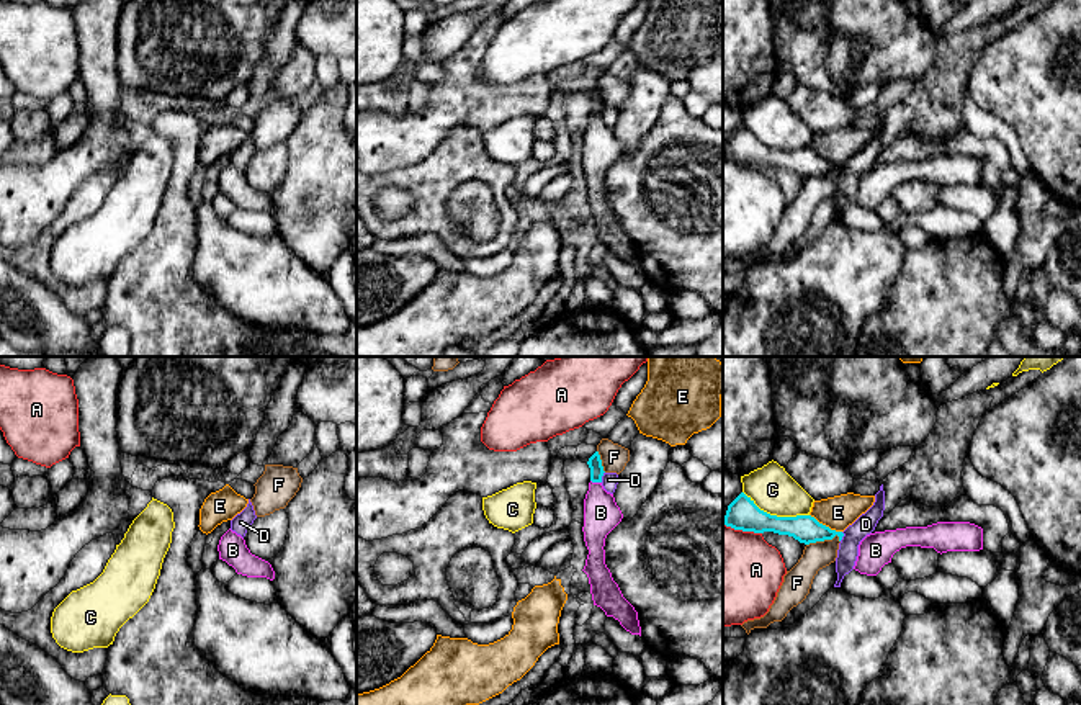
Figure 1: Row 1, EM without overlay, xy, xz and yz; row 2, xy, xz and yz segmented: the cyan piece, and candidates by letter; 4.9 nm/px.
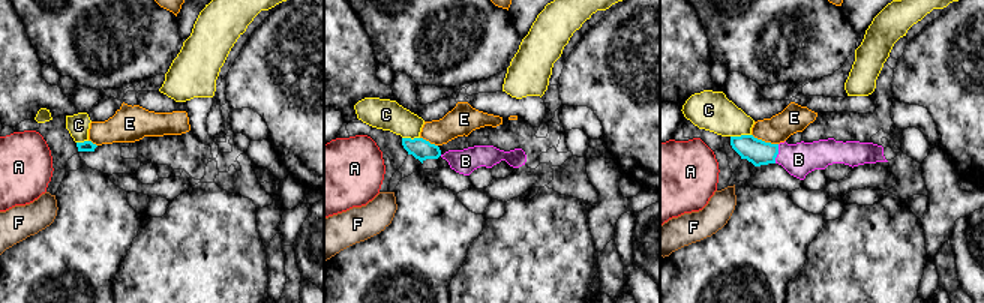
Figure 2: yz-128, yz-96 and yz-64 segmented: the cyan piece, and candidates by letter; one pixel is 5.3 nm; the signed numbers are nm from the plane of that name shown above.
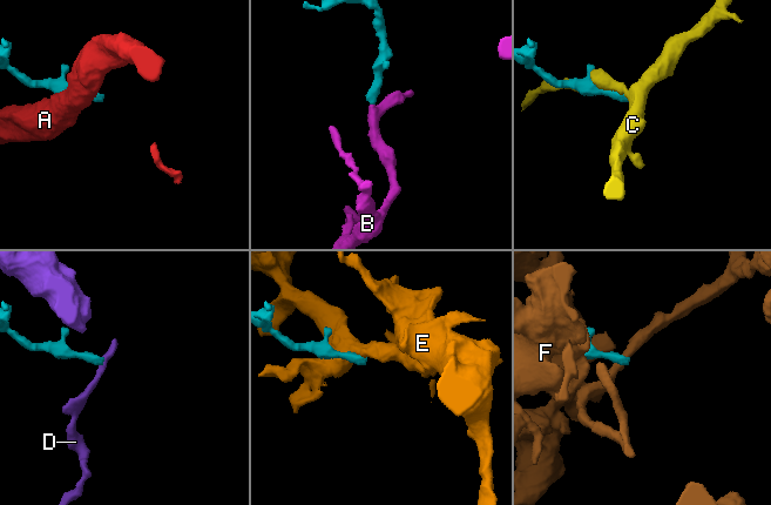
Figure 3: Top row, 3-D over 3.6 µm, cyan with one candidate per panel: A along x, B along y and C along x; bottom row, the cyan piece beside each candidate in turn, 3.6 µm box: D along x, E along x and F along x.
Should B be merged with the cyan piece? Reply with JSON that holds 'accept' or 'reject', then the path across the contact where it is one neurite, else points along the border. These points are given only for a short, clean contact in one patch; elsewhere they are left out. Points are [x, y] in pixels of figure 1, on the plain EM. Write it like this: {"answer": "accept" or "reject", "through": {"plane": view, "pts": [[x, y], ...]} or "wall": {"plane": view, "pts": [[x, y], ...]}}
{"answer": "accept", "through": {"plane": "xz", "pts": [[594, 95], [596, 115], [601, 146]]}}

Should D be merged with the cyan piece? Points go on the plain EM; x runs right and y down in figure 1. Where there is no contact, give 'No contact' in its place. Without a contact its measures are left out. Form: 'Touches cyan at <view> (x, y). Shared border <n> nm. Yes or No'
Touches cyan at xz (602, 108). Shared border 60 nm. No

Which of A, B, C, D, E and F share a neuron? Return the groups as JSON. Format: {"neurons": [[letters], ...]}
{"neurons": [["A"], ["B"], ["C"], ["D"], ["E"], ["F"]]}

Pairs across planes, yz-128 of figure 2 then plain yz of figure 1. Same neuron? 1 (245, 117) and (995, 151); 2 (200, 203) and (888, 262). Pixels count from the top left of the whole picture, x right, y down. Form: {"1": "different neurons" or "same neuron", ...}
{"1": "different neurons", "2": "different neurons"}

